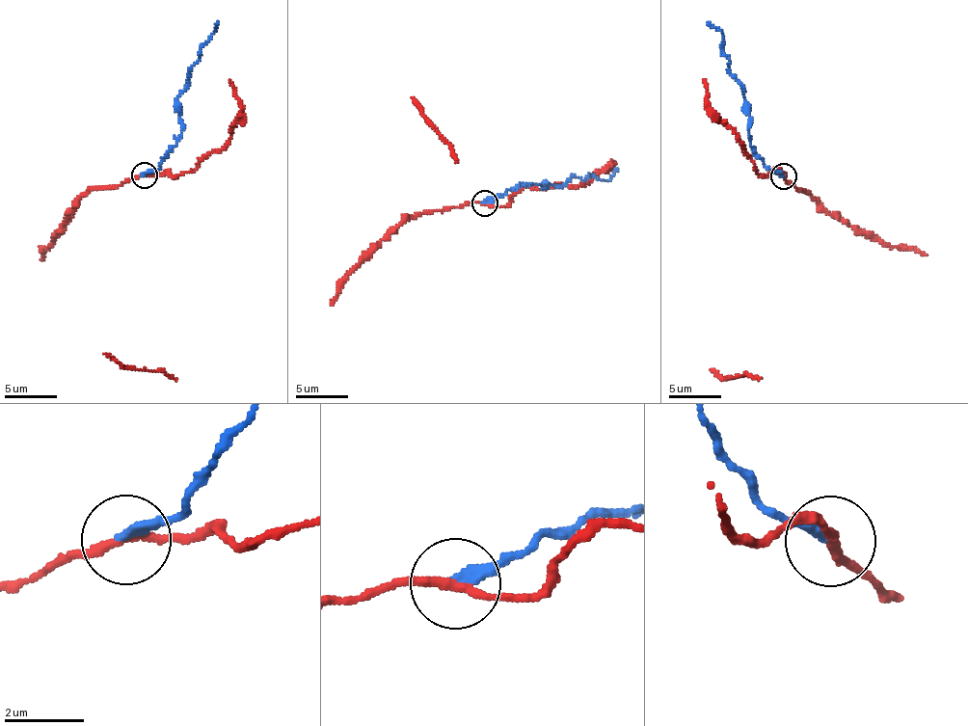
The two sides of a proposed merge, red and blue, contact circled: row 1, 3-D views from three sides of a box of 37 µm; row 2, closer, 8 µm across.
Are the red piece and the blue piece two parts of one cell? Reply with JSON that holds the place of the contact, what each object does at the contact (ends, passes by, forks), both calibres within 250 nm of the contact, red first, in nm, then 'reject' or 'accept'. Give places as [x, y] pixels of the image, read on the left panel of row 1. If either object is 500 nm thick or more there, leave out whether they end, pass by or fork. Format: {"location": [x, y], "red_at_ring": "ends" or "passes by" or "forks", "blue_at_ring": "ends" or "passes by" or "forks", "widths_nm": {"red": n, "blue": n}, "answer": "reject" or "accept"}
{"location": [144, 175], "red_at_ring": "passes by", "blue_at_ring": "ends", "widths_nm": {"red": 200, "blue": 280}, "answer": "reject"}

